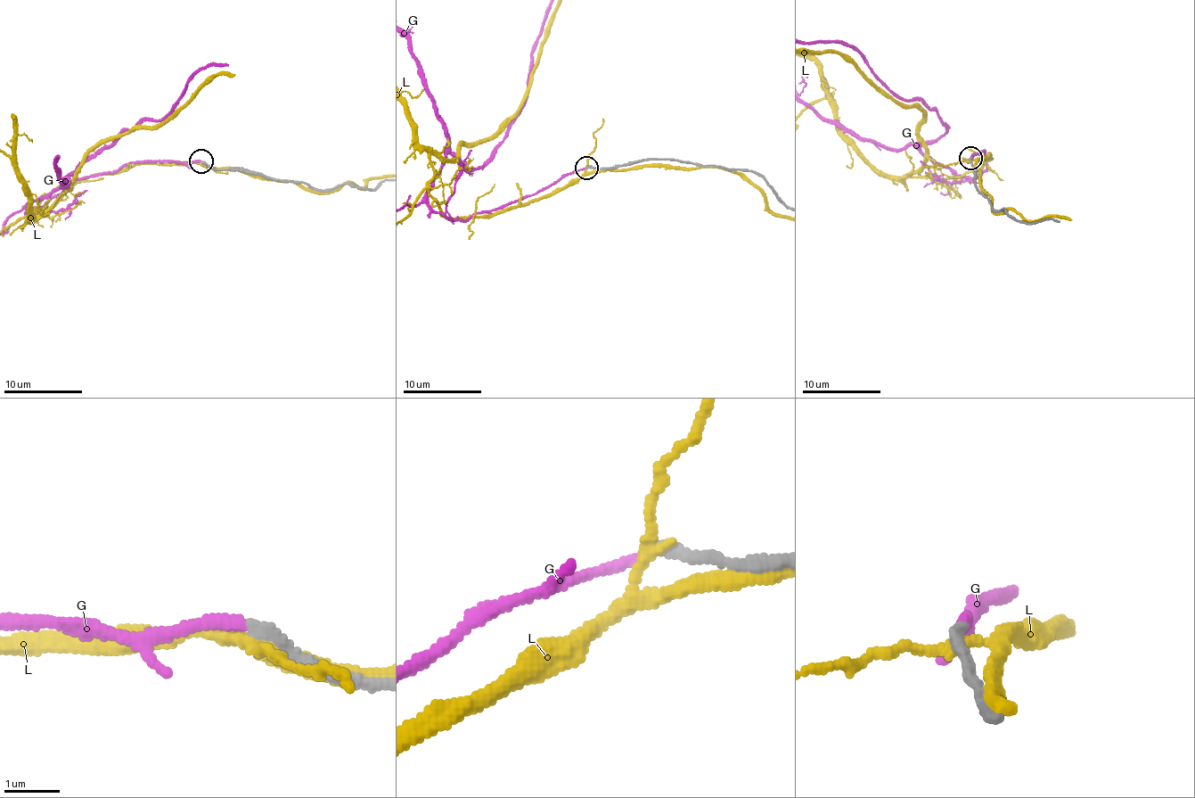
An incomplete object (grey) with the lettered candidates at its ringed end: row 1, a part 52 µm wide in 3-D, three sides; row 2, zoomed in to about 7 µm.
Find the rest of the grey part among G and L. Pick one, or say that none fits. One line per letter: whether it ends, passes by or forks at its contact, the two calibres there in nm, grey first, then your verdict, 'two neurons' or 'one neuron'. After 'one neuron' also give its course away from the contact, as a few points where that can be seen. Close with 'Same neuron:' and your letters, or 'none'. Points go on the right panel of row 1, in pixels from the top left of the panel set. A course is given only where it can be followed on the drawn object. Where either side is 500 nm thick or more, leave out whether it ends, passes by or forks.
G: it ends; calibres 220 and 200 nm; one neuron
L: it forks; calibres 240 and 140 nm; two neurons
Same neuron: G

